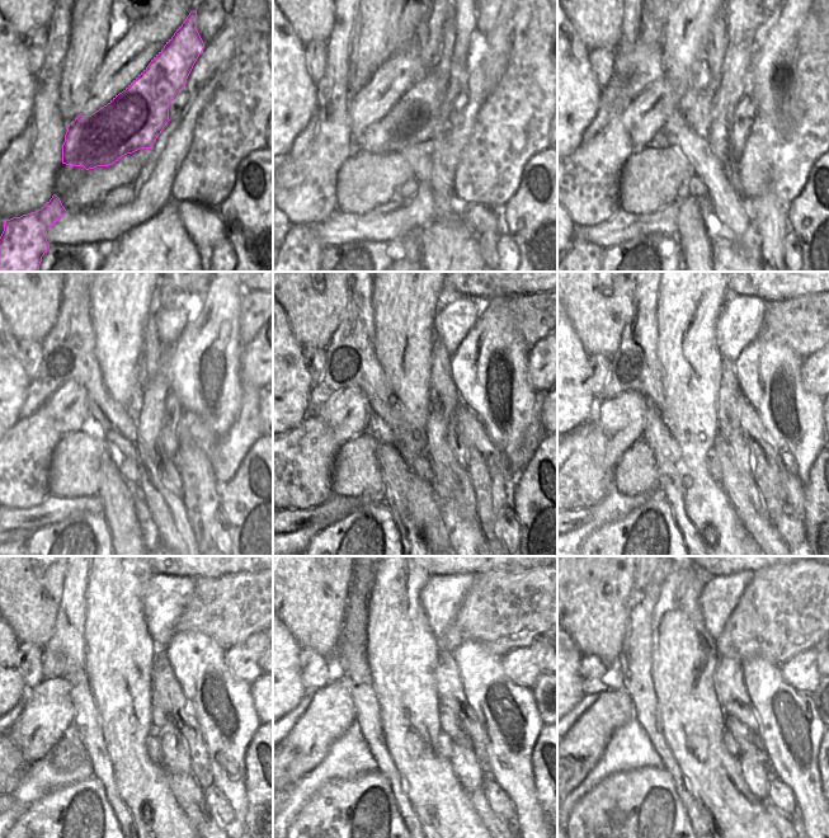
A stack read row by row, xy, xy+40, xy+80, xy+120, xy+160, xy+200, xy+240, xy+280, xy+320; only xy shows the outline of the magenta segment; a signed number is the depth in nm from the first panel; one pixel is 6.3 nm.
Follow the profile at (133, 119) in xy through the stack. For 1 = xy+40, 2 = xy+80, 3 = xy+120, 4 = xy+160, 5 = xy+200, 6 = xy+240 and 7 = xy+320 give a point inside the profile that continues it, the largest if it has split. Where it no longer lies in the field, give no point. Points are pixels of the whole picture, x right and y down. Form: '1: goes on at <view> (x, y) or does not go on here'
1: goes on at xy+40 (422, 114)
2: goes on at xy+80 (710, 113)
3: goes on at xy+120 (149, 420)
4: goes on at xy+160 (452, 483)
5: goes on at xy+200 (740, 488)
6: goes on at xy+240 (187, 792)
7: goes on at xy+320 (773, 813)

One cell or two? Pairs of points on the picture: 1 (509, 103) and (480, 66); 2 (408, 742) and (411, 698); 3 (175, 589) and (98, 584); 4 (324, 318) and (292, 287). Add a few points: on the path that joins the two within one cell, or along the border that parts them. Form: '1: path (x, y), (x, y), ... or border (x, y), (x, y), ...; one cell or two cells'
1: border (507, 57), (507, 67), (499, 83), (479, 111); two cells
2: path (405, 730), (401, 707); one cell
3: border (154, 573), (144, 592), (142, 616); two cells
4: path (316, 310), (300, 293); one cell

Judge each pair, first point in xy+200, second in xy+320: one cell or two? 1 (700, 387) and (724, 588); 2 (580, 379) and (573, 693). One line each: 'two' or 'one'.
1: two
2: one

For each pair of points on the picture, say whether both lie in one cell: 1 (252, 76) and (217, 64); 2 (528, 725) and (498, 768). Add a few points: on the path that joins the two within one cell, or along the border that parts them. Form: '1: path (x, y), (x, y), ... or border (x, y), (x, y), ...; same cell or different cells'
1: border (236, 47), (230, 65), (212, 94); different cells
2: path (527, 738), (526, 749), (510, 764); same cell

